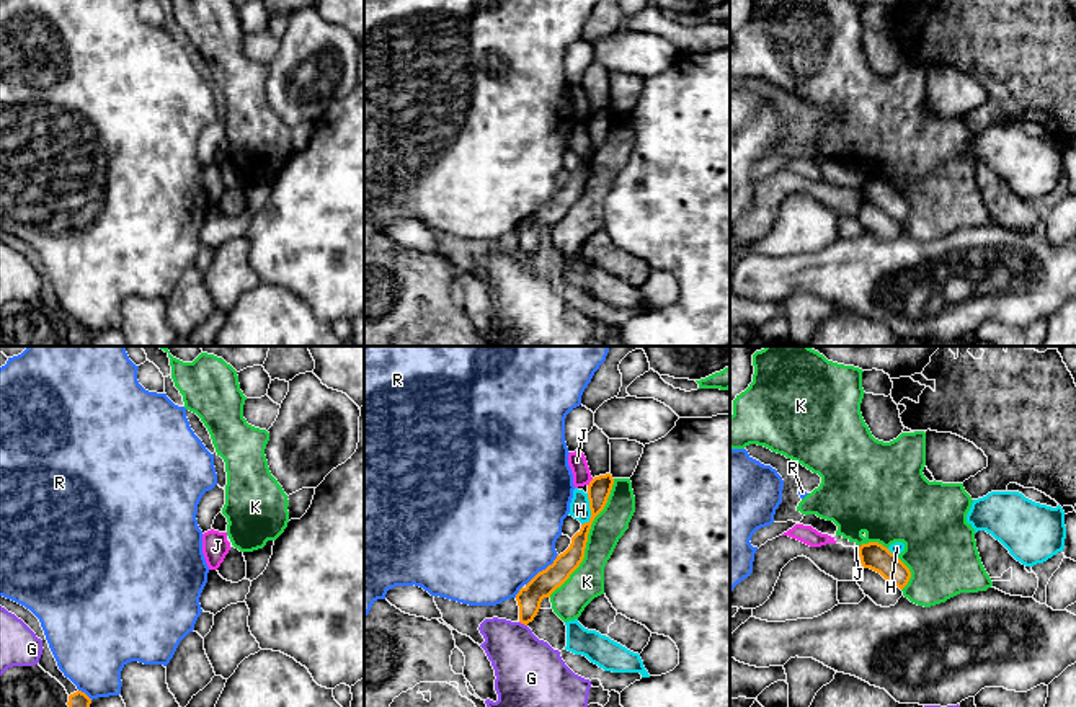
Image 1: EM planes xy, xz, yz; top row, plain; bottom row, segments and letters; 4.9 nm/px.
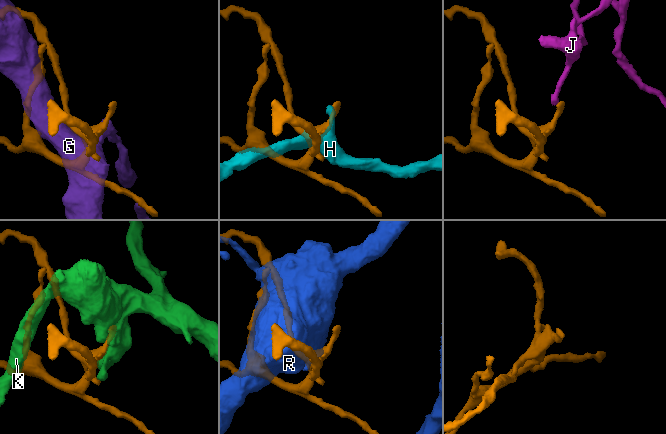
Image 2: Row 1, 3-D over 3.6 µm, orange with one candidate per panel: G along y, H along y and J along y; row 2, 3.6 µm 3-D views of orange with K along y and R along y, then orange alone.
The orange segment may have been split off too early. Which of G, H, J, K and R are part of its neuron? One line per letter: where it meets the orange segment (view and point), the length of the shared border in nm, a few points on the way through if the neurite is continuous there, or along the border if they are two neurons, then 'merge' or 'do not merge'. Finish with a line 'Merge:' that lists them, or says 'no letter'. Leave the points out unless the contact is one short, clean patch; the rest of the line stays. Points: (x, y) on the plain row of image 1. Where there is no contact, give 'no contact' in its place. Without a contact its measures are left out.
G: meets orange in xz at (523, 257); contact 50 nm long; do not merge
H: meets orange in xz at (590, 142); contact 160 nm long; do not merge
J: meets orange in xz at (590, 116); contact 50 nm long; border along xz (593, 113), (588, 120); do not merge
K: meets orange in xz at (586, 172); contact 650 nm long; do not merge
R: meets orange in xz at (542, 204); contact 220 nm long; do not merge
Merge: no letter

